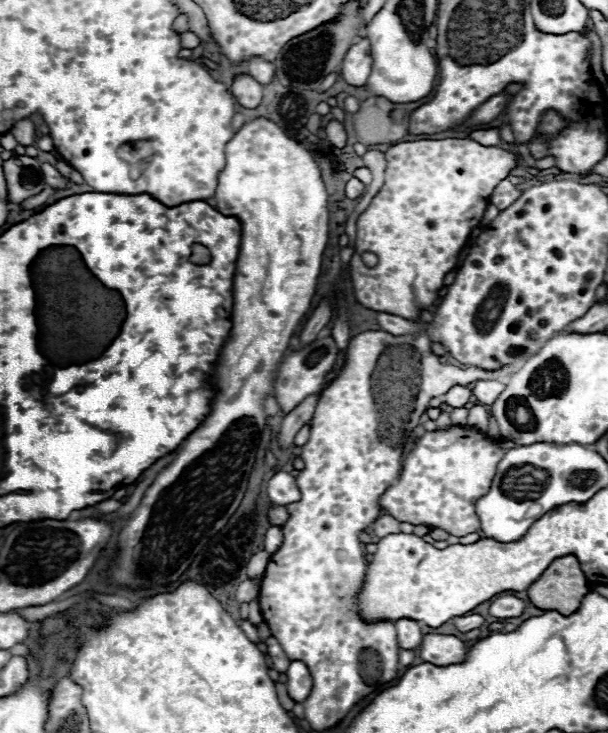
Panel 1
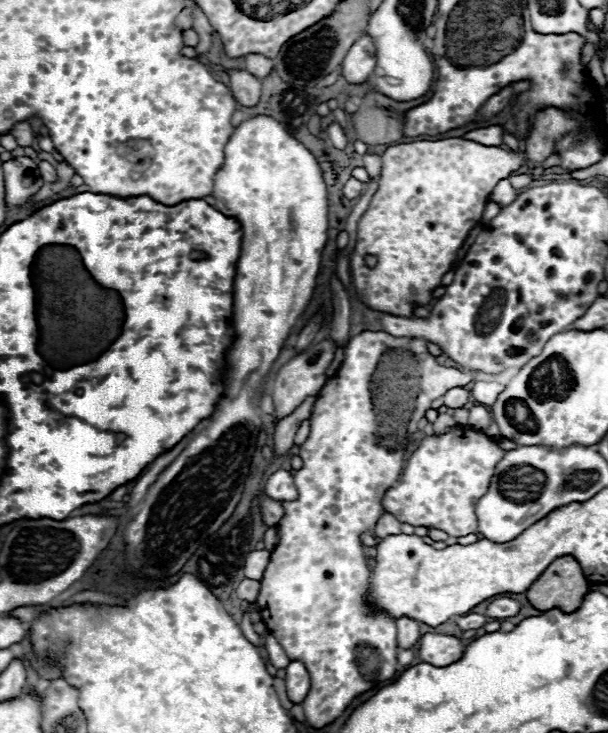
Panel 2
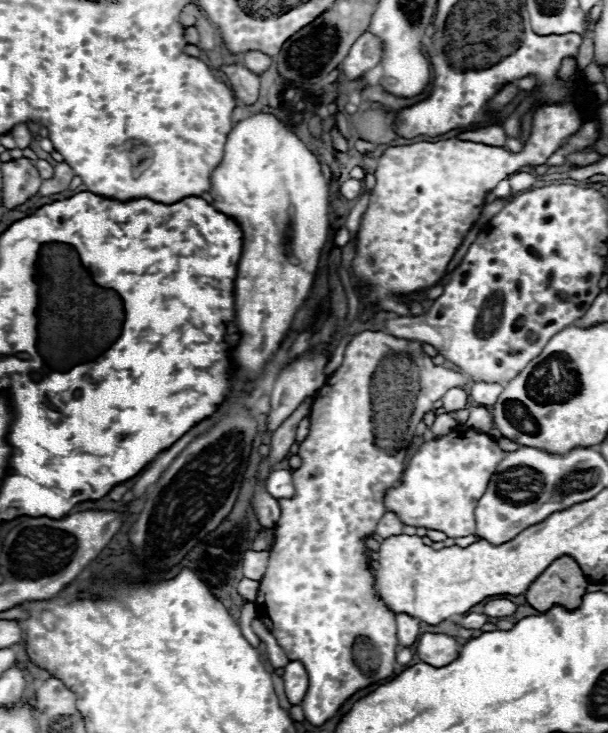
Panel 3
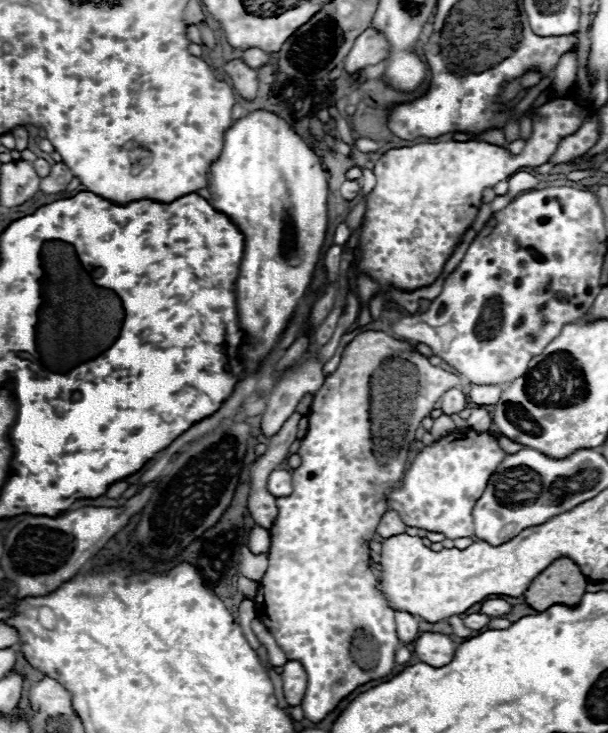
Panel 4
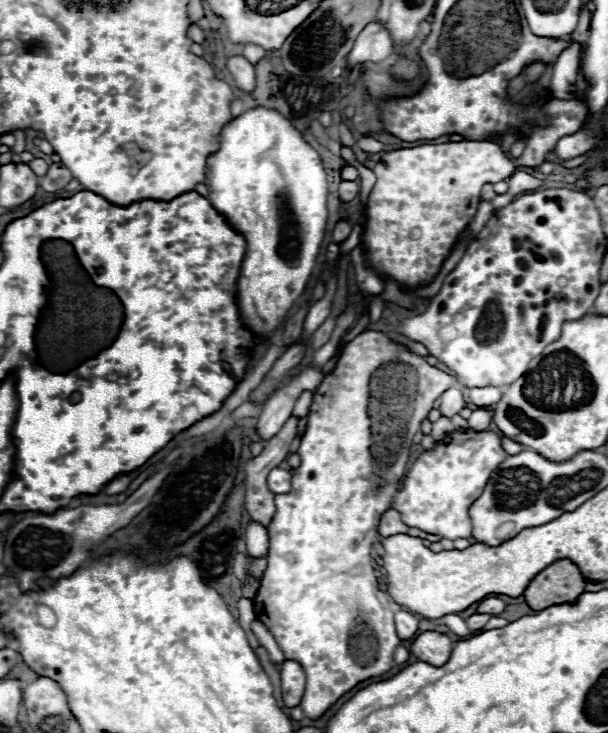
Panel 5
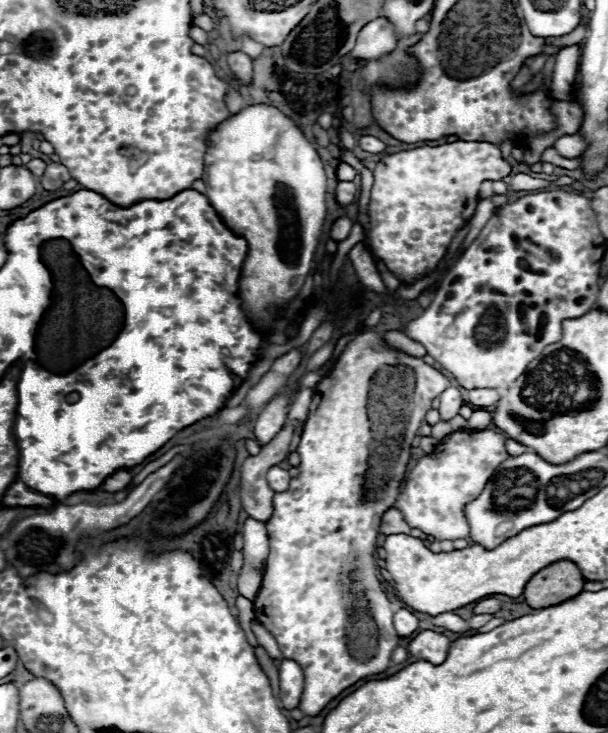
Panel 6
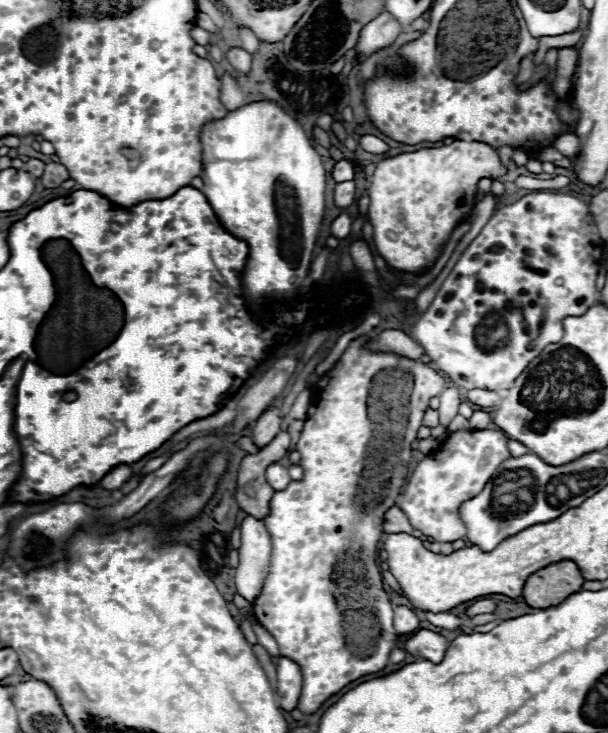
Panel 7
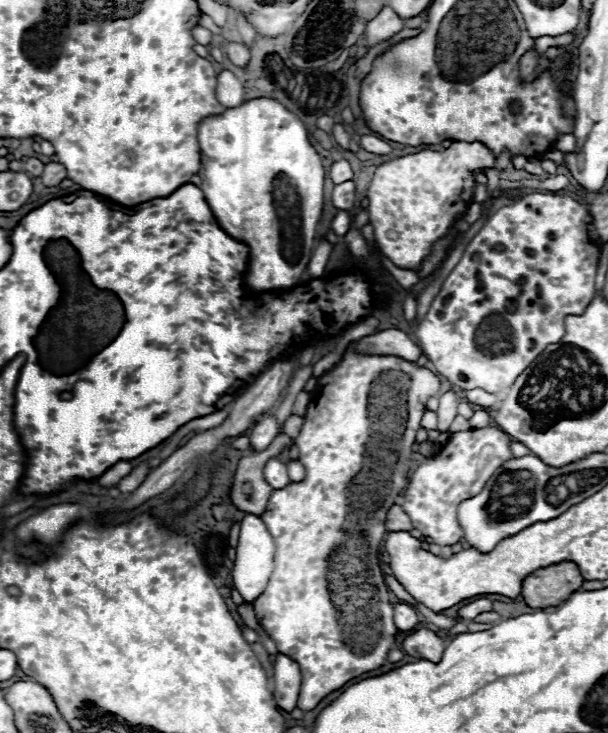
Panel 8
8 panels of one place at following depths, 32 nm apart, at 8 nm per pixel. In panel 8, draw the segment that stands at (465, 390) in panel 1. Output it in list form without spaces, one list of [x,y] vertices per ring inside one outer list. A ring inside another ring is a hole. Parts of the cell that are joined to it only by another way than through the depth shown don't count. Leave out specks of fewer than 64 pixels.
[[[448,390],[440,396],[440,406],[438,406],[438,428],[442,432],[448,432],[454,416],[456,416],[456,408],[458,408],[458,392],[456,390]]]

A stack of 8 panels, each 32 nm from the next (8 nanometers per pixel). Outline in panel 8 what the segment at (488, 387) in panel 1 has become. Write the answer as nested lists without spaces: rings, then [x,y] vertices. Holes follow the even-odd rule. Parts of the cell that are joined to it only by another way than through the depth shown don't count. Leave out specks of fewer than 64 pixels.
[[[474,388],[474,390],[468,390],[466,392],[466,398],[468,398],[468,402],[472,402],[472,404],[478,404],[478,406],[482,406],[482,408],[488,408],[488,406],[494,406],[496,404],[496,394],[492,394],[492,392],[486,392],[486,390],[480,390],[480,388]]]

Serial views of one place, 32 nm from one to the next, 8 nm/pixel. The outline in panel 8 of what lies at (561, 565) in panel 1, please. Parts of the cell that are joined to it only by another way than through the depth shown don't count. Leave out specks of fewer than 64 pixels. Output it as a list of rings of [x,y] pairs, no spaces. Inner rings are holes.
[[[560,562],[532,572],[522,584],[522,598],[532,608],[558,606],[578,592],[584,578],[574,562]]]

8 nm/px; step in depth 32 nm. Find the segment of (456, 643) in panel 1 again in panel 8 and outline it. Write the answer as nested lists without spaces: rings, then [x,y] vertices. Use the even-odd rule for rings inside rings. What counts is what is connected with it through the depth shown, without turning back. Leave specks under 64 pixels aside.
[[[414,630],[410,632],[404,642],[402,642],[402,650],[410,656],[416,658],[424,658],[430,662],[440,662],[442,654],[446,650],[446,640],[440,638],[438,634],[434,634],[432,630]]]

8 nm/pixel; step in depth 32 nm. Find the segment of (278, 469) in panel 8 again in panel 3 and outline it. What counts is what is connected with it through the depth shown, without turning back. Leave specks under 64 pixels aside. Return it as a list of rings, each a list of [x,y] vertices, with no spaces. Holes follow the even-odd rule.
[[[274,470],[266,480],[266,492],[280,500],[280,498],[292,498],[294,496],[294,484],[292,484],[292,472],[288,470]]]

